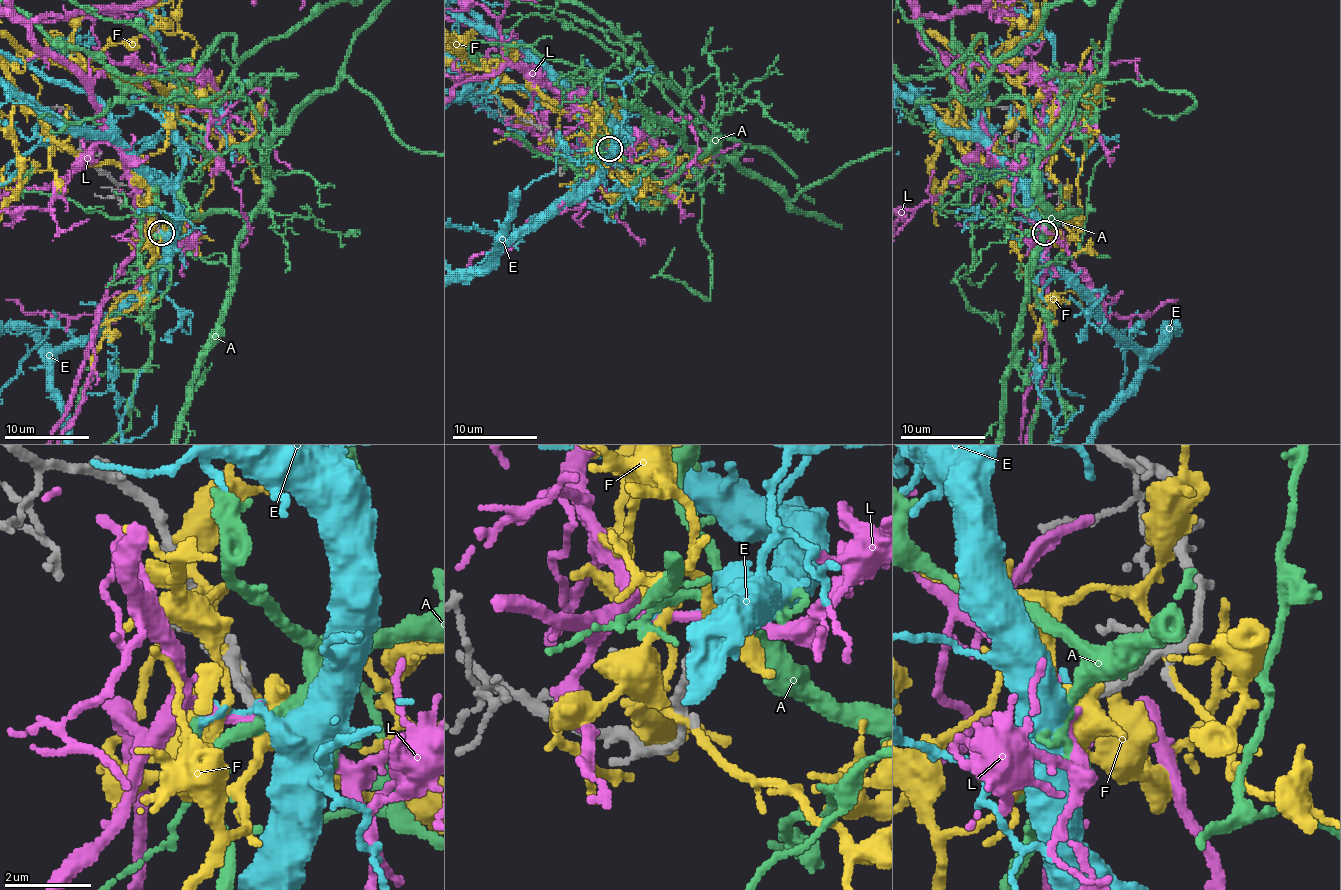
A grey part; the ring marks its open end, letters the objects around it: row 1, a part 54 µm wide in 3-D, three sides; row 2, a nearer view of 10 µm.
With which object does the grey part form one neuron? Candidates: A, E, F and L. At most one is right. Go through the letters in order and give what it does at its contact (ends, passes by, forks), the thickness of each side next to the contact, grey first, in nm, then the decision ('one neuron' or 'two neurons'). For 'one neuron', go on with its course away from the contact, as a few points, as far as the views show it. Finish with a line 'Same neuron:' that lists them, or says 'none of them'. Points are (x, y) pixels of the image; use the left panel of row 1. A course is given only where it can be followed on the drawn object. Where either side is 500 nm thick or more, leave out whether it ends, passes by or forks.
A: it forks; calibres 200 and 220 nm; one neuron
E: it forks; calibres 240 and 100 nm; two neurons
F: calibres 220 and 550 nm; two neurons
L: it passes by; calibres 200 and 200 nm; two neurons
Same neuron: A

